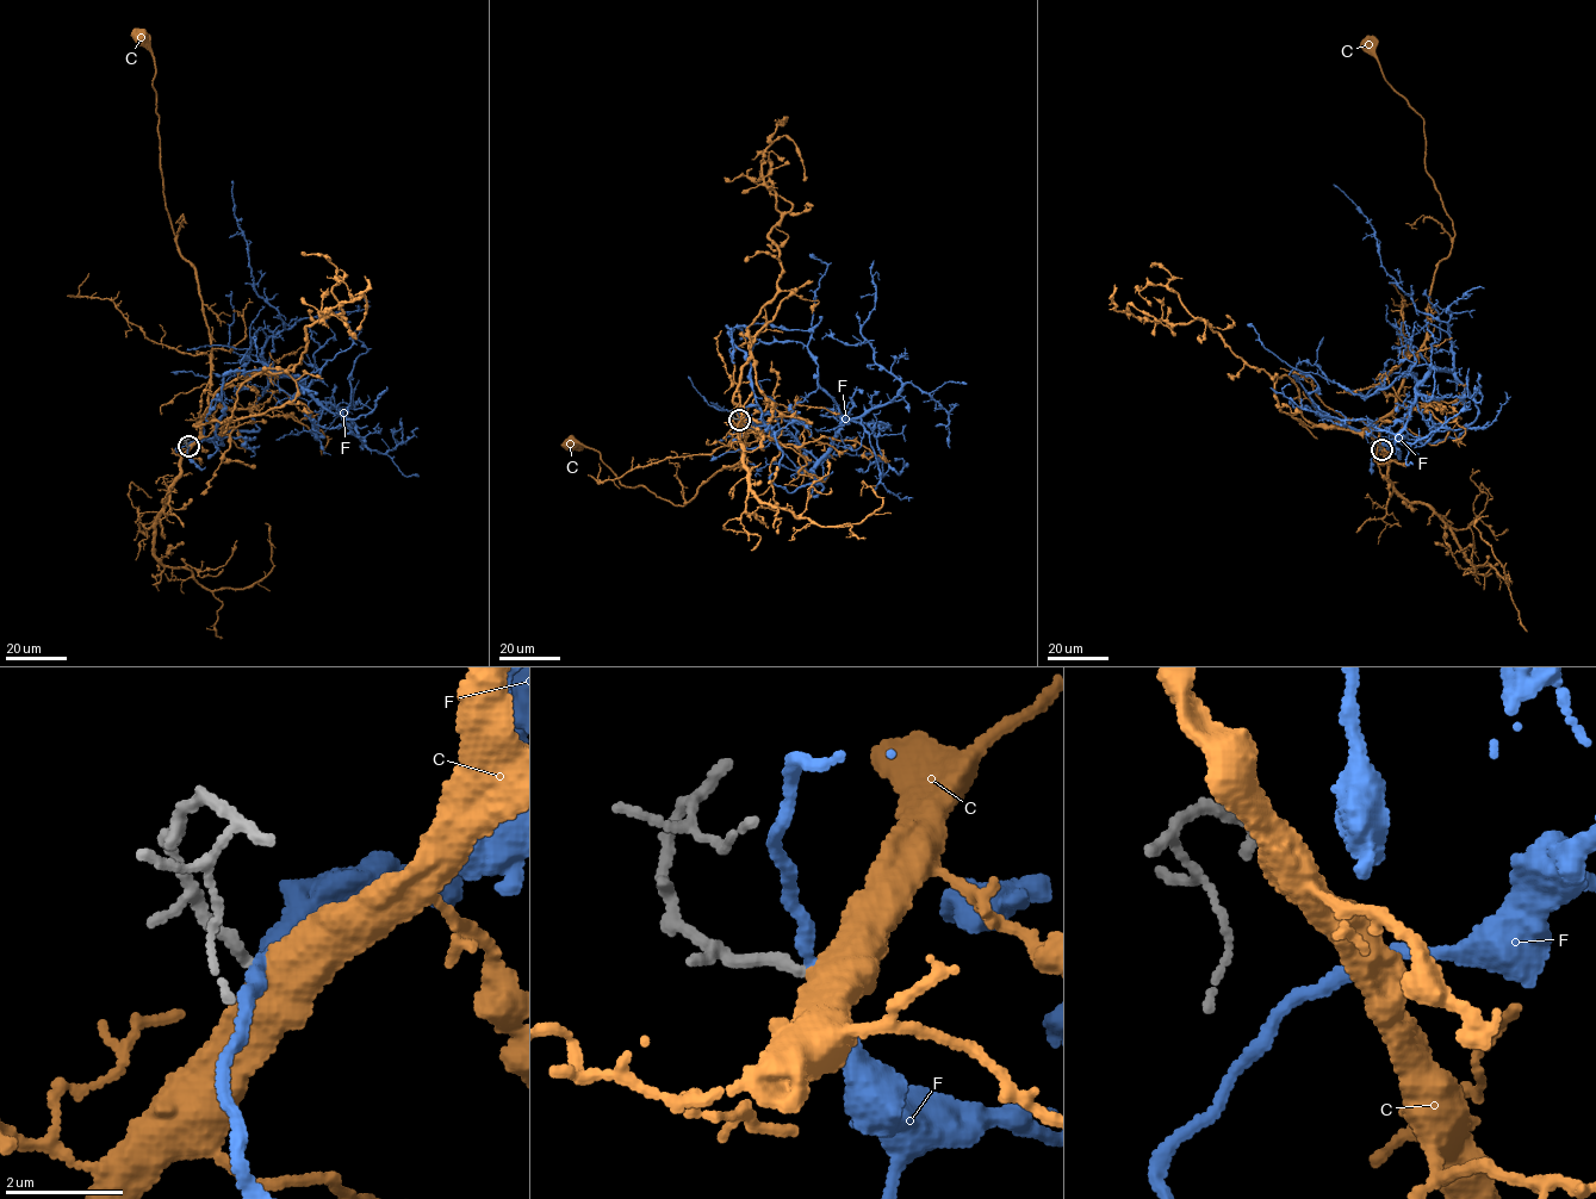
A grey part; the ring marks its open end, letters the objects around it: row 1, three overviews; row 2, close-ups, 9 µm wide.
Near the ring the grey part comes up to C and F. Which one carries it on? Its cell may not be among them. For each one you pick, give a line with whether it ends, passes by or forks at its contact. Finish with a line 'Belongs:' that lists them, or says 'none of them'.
C: it passes by
Belongs: C

